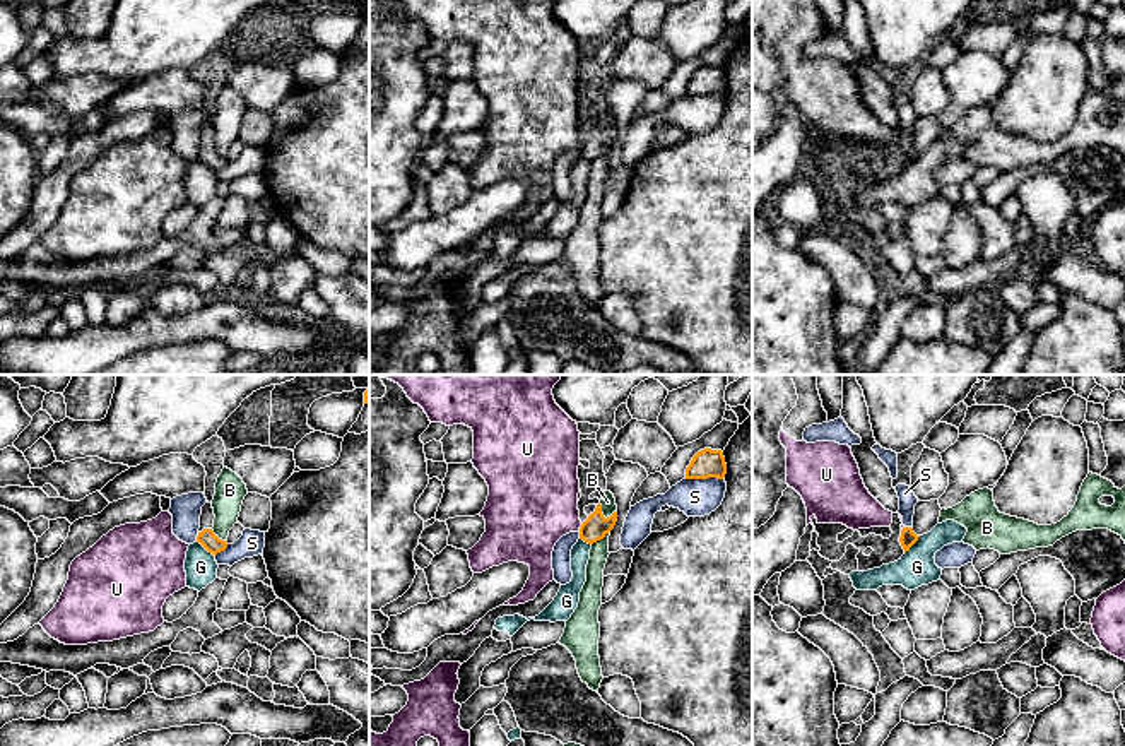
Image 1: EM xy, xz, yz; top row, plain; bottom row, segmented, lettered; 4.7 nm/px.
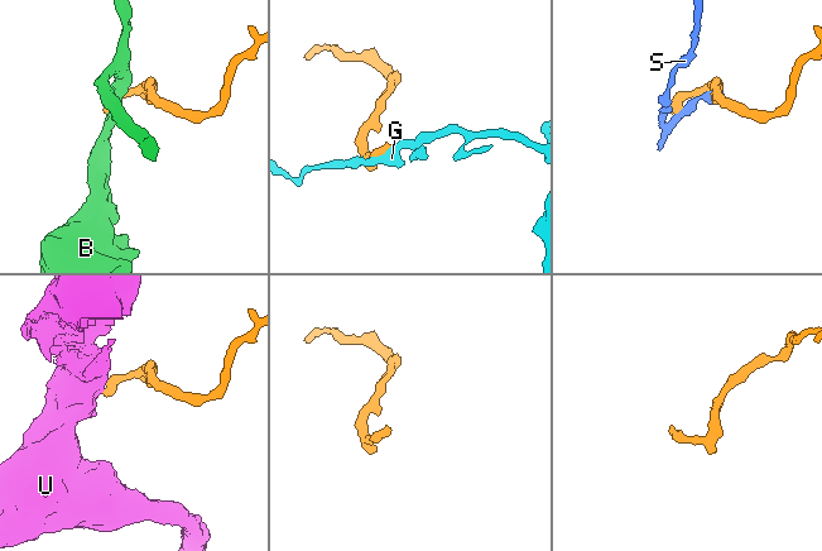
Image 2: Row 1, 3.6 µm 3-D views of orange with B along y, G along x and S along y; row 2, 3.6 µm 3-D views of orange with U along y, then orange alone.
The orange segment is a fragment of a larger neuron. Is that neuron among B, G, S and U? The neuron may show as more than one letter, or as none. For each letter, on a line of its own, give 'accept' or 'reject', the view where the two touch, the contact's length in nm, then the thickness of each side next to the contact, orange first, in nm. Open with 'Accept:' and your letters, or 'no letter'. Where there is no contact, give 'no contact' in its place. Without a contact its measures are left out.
Accept: no letter
B: reject; meets orange in xz; contact 100 nm long; 120 nm thick on the orange side, 70 nm on the other
G: reject; meets orange in yz; contact 120 nm long; 80 nm thick on the orange side, 180 nm on the other
S: reject; meets orange in xz; contact 180 nm long; 130 nm thick on the orange side, 180 nm on the other
U: reject; meets orange in xz; contact 40 nm long; 120 nm thick on the orange side, 420 nm on the other

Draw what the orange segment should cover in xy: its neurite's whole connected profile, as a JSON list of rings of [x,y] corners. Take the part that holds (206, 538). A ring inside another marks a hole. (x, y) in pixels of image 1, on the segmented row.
[[[207,501],[202,506],[197,542],[200,542],[209,553],[217,554],[227,548],[227,541],[222,541],[214,534],[214,530],[212,530],[214,518],[215,518],[215,515],[214,515],[212,503]]]

